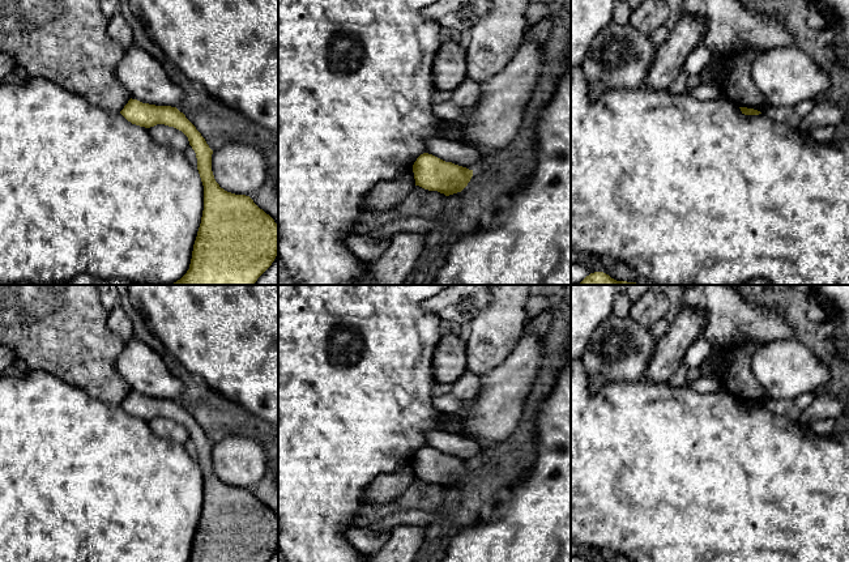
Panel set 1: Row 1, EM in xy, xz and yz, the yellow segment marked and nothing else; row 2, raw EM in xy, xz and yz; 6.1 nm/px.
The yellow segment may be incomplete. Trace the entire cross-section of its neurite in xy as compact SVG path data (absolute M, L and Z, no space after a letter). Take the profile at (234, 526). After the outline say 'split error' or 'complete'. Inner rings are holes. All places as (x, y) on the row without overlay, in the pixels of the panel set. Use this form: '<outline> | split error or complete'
M132 391L120 406L140 420L165 417L182 423L196 446L197 463L204 478L204 503L189 562L268 562L278 548L278 518L249 489L235 488L219 480L212 464L213 443L185 408L176 400L142 396Z | complete

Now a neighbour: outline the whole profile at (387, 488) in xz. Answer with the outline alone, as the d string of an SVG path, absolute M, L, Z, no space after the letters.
M413 461L394 473L381 473L366 488L366 506L384 506L397 502L415 480Z

